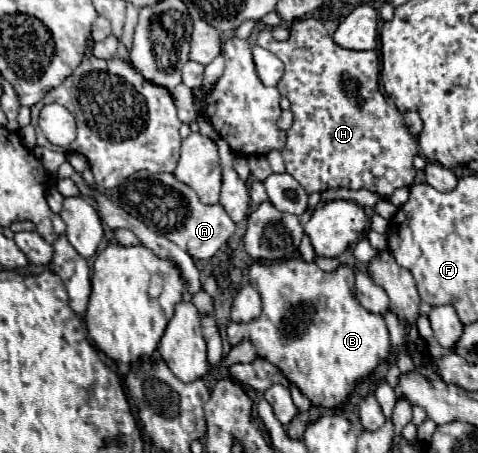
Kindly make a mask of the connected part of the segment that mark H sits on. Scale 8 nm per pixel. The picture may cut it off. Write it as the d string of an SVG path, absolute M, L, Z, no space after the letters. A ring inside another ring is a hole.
M315 18L293 20L287 24L287 28L291 34L283 42L277 42L269 30L259 32L259 46L271 50L285 64L285 74L277 84L277 90L285 90L293 112L293 126L287 130L287 142L281 150L285 170L307 190L307 194L345 186L351 190L367 188L381 196L391 196L397 188L411 186L415 178L413 158L417 154L417 140L405 126L403 114L397 110L397 106L385 100L385 96L379 92L377 54L337 46L327 34L325 26Z

